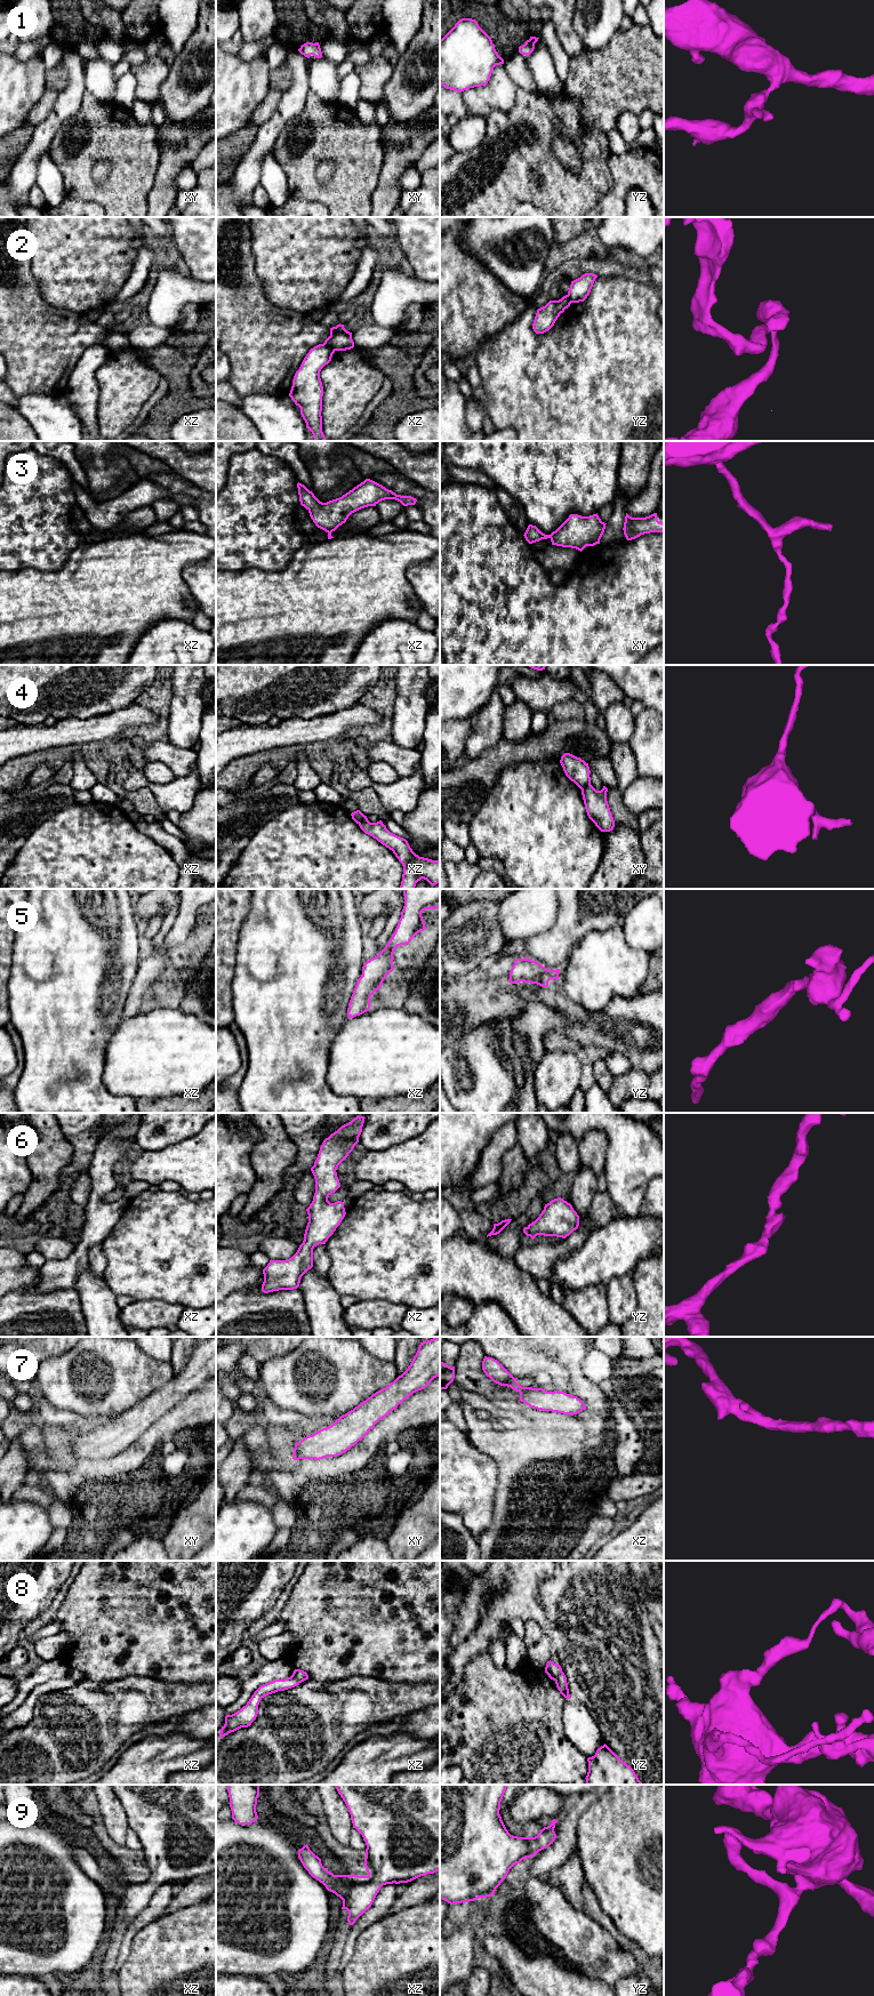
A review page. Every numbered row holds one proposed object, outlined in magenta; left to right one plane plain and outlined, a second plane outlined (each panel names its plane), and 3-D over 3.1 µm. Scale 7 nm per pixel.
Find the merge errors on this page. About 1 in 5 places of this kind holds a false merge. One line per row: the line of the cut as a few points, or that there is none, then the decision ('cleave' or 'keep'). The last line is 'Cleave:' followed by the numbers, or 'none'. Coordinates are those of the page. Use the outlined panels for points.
1: cut none; keep
2: cut xz (323, 343), (335, 350); cleave
3: cut none; keep
4: cut xy (590, 783), (582, 791); cleave
5: cut none; keep
6: cut none; keep
7: cut none; keep
8: cut xz (290, 1676), (299, 1682); cleave
9: cut none; keep
Cleave: 2, 4, 8

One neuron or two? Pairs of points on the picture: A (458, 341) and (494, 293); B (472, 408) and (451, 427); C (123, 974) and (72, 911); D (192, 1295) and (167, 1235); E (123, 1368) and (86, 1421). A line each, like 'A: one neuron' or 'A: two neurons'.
A: one neuron
B: two neurons
C: one neuron
D: one neuron
E: two neurons

